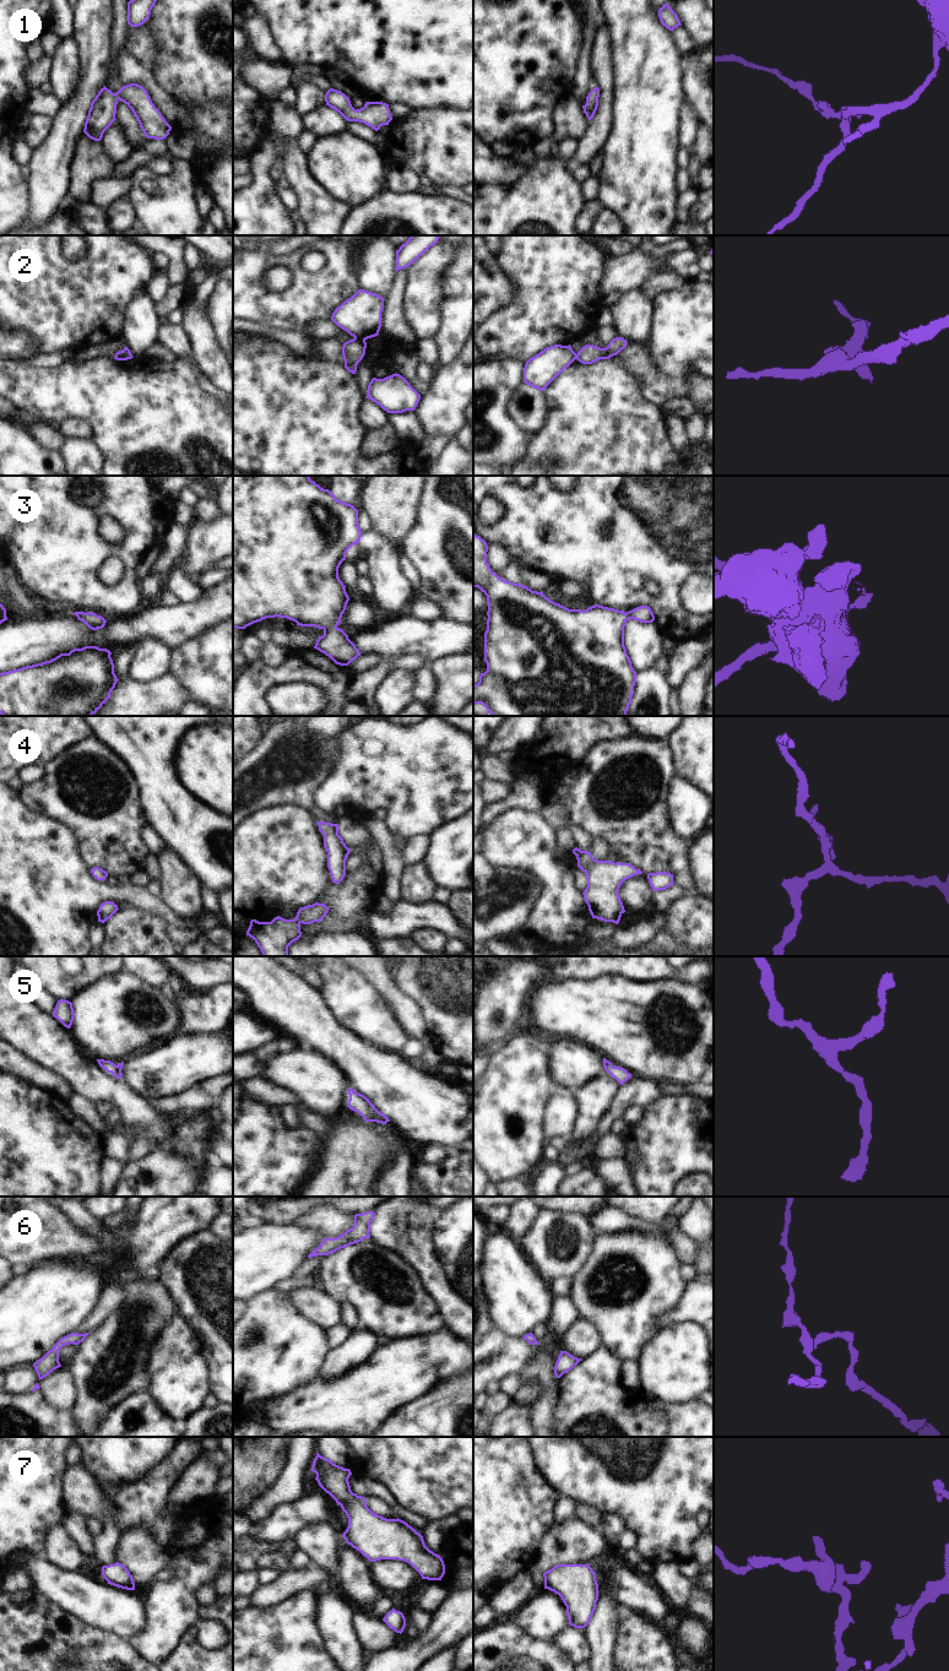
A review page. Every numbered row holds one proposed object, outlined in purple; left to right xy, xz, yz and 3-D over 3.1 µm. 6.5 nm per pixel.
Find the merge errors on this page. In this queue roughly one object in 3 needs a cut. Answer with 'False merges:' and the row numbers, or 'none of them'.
False merges: 2.

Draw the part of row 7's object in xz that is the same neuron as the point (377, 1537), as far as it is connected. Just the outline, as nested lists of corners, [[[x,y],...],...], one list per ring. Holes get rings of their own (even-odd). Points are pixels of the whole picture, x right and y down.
[[[316,1454],[311,1471],[319,1486],[329,1493],[348,1518],[343,1539],[370,1562],[398,1559],[410,1563],[428,1580],[441,1580],[445,1574],[443,1558],[430,1551],[411,1525],[401,1519],[386,1519],[373,1513],[365,1498],[351,1491],[349,1469]]]

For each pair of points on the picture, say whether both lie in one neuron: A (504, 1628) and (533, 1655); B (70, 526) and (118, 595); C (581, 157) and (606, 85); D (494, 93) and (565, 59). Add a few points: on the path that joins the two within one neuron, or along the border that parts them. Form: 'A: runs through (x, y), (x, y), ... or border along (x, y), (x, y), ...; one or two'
A: runs through (511, 1636), (526, 1650); one
B: runs through (70, 546), (70, 559), (98, 587); one
C: runs through (595, 139), (603, 119), (606, 103); one
D: runs through (511, 76), (529, 59), (548, 59); one

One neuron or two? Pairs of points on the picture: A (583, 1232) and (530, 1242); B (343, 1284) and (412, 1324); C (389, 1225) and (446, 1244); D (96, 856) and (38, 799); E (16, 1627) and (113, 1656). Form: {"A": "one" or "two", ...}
{"A": "one", "B": "one", "C": "two", "D": "one", "E": "one"}

